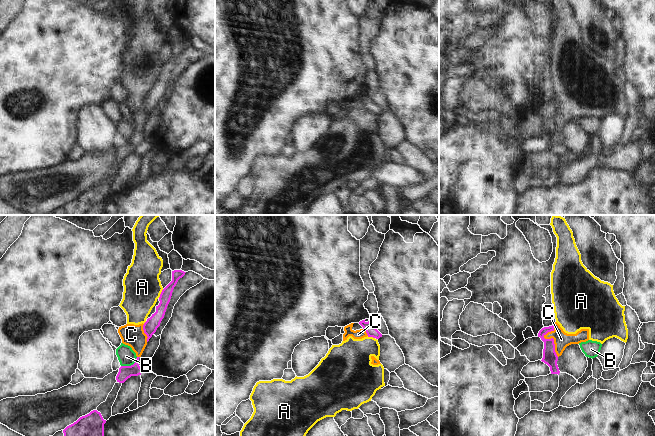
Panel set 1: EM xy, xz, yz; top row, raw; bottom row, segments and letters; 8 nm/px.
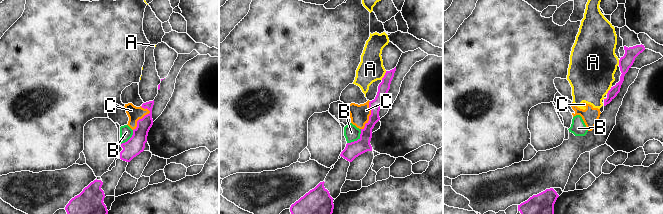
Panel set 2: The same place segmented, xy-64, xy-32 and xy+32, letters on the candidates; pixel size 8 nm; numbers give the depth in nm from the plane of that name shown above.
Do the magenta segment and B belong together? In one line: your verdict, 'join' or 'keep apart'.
keep apart

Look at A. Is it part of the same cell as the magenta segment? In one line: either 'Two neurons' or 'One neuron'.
Two neurons.

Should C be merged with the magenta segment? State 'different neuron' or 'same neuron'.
different neuron

